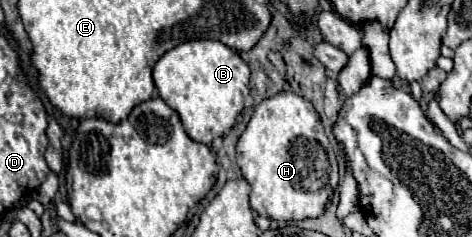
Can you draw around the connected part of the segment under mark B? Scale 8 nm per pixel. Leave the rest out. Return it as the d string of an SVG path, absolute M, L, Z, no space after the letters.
M187 41L177 45L175 49L167 51L153 67L153 81L155 87L161 95L161 99L179 113L181 123L185 133L203 145L211 145L211 141L215 137L223 137L237 121L239 113L243 111L243 103L245 97L249 95L249 67L247 63L235 53L231 51L227 45L219 43L219 41Z

